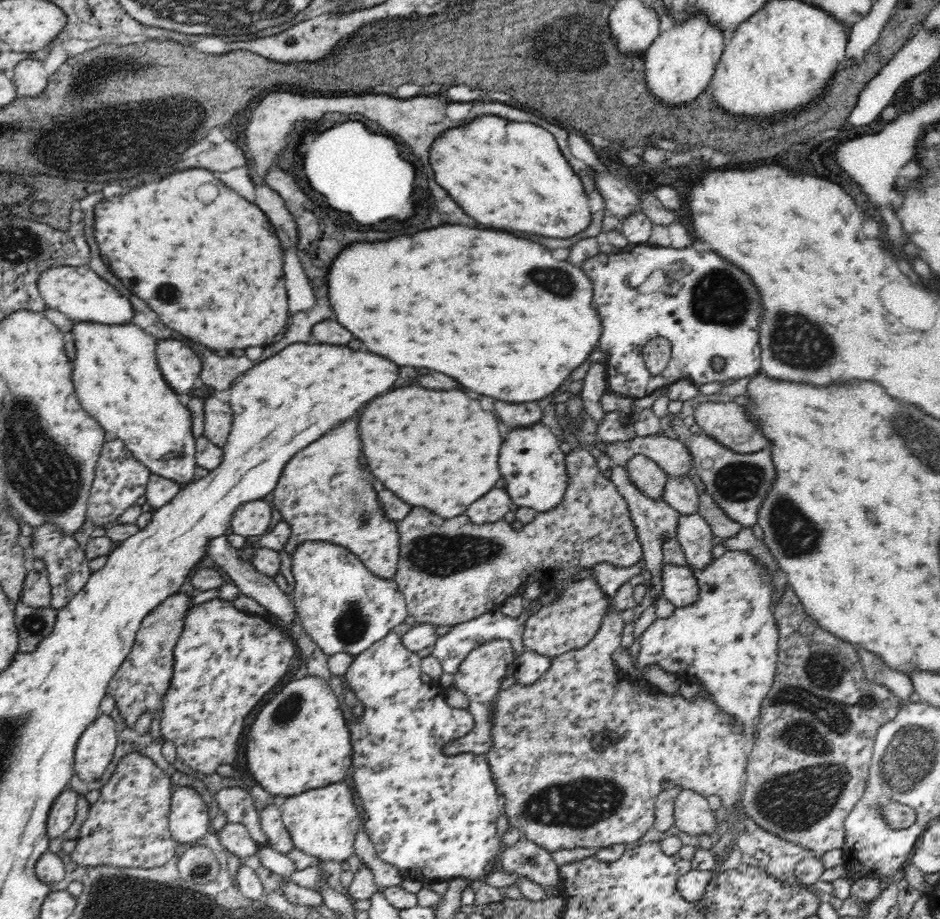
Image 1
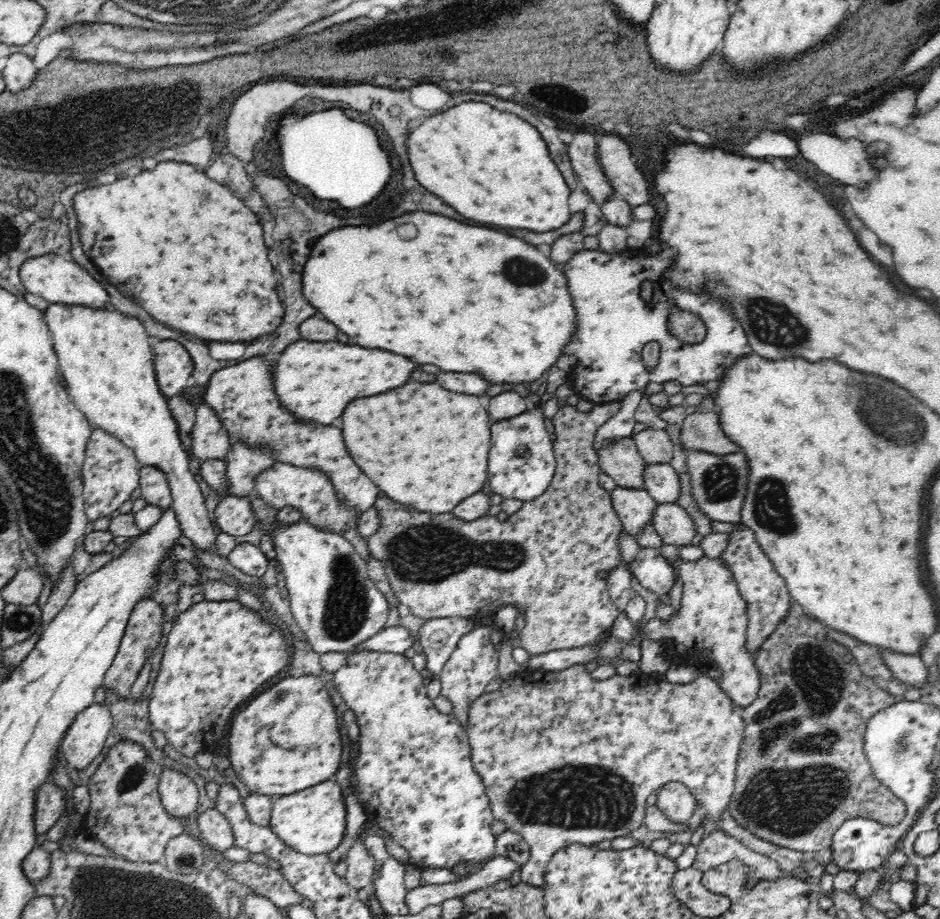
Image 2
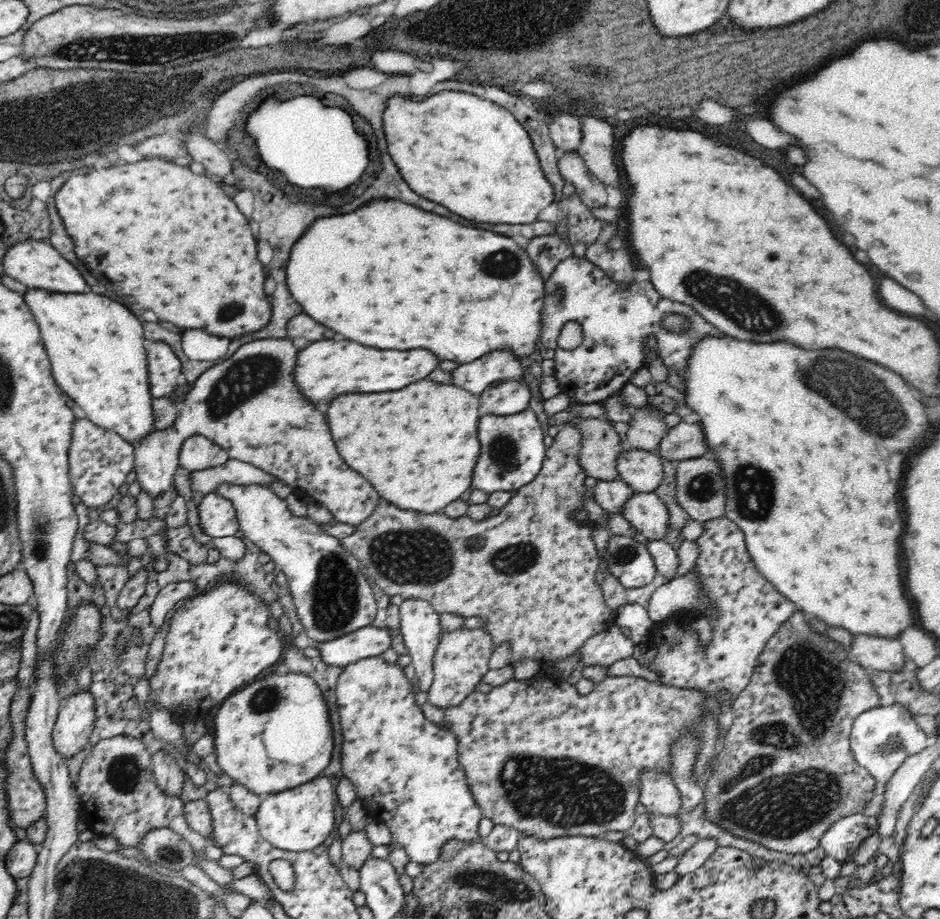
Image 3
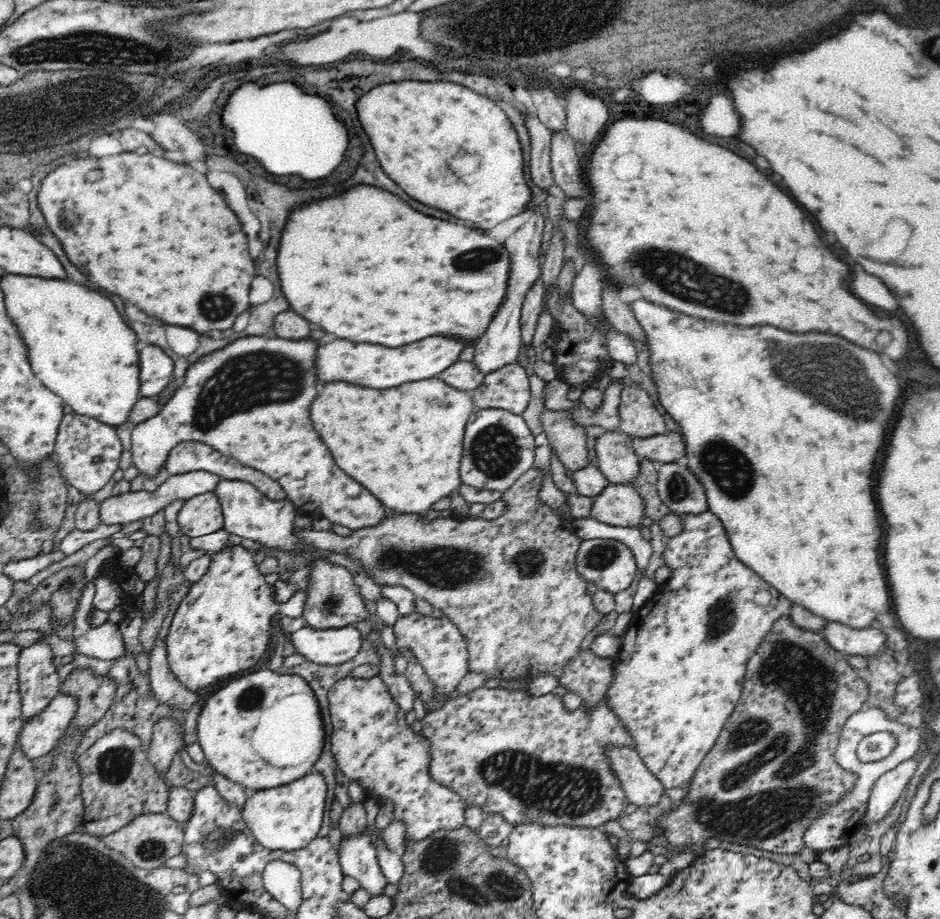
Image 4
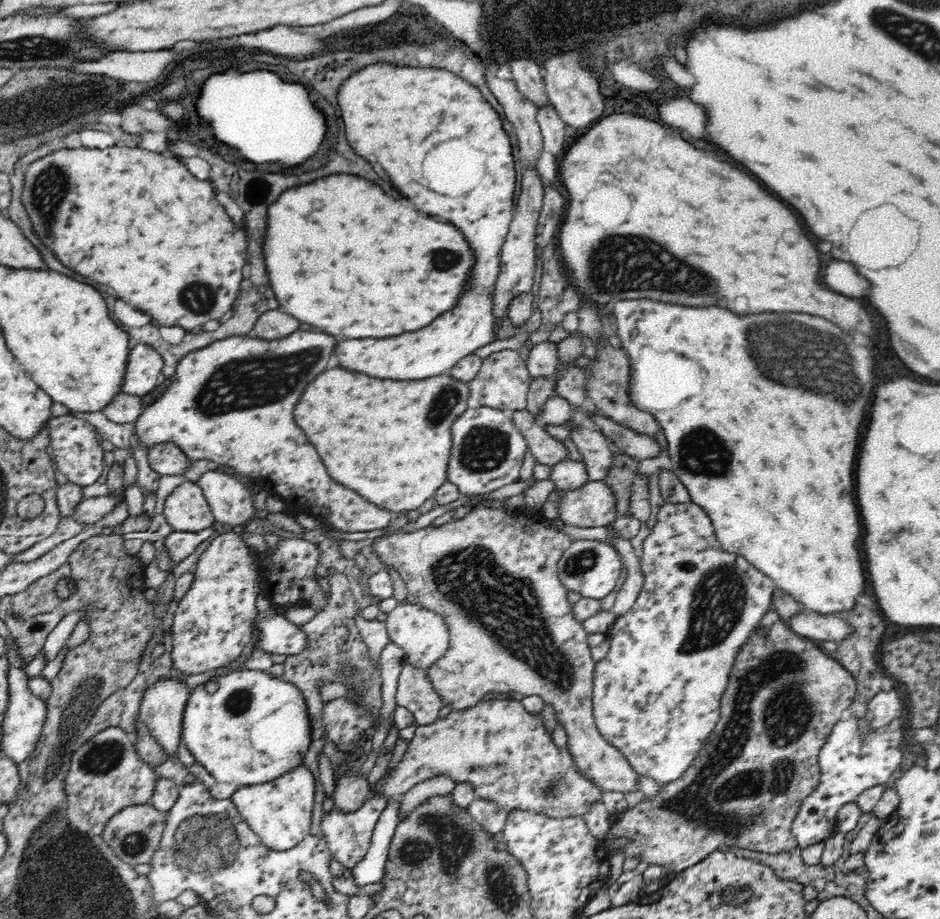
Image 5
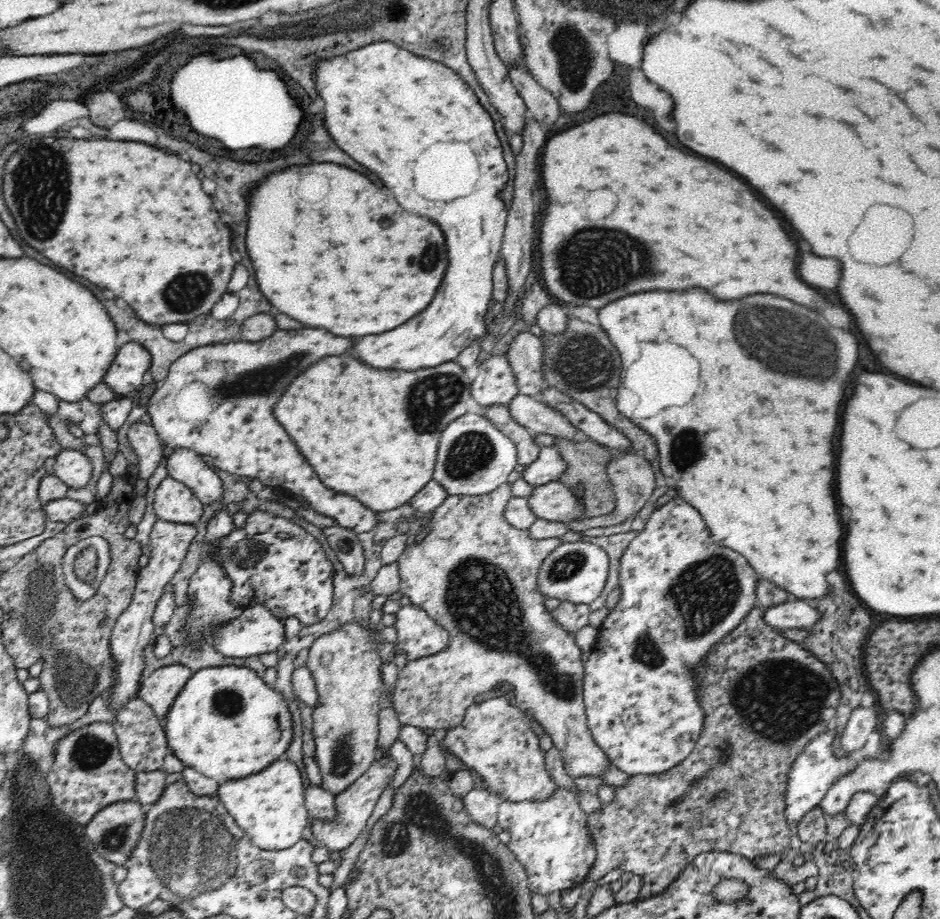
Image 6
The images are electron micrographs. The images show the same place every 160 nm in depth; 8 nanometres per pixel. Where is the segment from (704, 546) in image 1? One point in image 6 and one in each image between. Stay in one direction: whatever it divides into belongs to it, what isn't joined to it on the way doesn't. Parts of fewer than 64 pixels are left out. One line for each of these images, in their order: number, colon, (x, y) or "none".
2: (673, 525)
3: (646, 513)
4: (620, 505)
5: (593, 505)
6: (553, 501)

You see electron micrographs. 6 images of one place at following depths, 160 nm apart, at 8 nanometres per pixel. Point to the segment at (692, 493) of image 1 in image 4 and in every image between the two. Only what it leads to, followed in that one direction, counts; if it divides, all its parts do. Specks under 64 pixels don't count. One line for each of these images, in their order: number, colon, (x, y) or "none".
2: (661, 482)
3: (641, 470)
4: (615, 458)

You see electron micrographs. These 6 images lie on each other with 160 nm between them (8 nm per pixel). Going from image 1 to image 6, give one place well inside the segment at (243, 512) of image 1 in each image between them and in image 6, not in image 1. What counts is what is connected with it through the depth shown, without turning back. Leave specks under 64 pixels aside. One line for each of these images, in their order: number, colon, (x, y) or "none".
2: (233, 515)
3: (216, 515)
4: (200, 515)
5: (185, 509)
6: (173, 501)

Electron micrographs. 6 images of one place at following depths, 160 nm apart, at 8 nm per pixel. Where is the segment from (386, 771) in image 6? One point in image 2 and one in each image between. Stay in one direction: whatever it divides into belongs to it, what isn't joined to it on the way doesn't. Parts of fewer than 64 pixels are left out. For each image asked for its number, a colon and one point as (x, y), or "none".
2: (565, 759)
3: (537, 756)
4: (526, 758)
5: (508, 756)

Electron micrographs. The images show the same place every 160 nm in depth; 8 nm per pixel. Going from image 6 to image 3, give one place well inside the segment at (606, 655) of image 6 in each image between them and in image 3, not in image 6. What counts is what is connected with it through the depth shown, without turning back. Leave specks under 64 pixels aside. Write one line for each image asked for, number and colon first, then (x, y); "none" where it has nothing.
3: (743, 609)
4: (678, 674)
5: (656, 694)

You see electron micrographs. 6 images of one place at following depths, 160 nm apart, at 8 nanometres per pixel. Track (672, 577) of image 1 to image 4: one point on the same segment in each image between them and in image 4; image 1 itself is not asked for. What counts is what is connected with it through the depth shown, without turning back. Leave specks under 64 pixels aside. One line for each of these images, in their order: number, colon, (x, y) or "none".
2: (650, 570)
3: (629, 561)
4: (610, 565)

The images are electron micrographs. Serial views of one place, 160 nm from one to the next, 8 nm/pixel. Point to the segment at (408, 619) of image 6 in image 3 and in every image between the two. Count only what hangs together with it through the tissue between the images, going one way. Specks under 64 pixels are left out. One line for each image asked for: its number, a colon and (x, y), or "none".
3: (461, 658)
4: (435, 642)
5: (422, 634)

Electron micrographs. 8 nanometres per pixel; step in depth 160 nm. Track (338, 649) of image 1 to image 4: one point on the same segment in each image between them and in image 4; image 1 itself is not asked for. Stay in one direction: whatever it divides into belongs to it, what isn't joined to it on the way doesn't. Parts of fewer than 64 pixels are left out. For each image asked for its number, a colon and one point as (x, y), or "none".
2: (335, 603)
3: (330, 593)
4: (333, 600)

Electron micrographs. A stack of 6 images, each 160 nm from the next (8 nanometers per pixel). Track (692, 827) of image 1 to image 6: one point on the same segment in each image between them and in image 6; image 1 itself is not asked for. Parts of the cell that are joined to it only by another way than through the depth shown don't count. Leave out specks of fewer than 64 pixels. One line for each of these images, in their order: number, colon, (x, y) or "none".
2: (674, 799)
3: (658, 794)
4: (641, 787)
5: (491, 575)
6: (474, 574)

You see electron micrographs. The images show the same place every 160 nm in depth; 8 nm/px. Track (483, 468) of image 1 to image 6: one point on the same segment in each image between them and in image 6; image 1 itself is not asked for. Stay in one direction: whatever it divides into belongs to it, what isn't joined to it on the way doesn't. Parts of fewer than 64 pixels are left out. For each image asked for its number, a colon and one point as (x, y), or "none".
2: (426, 447)
3: (414, 446)
4: (408, 481)
5: (389, 440)
6: (387, 454)

